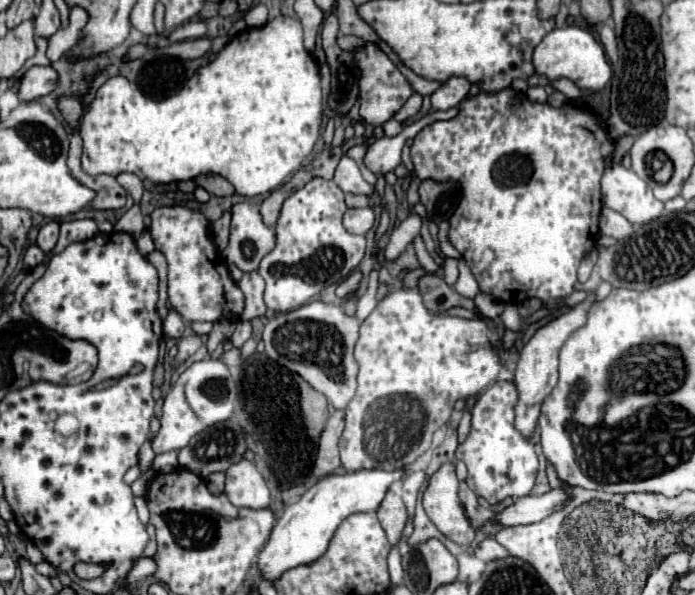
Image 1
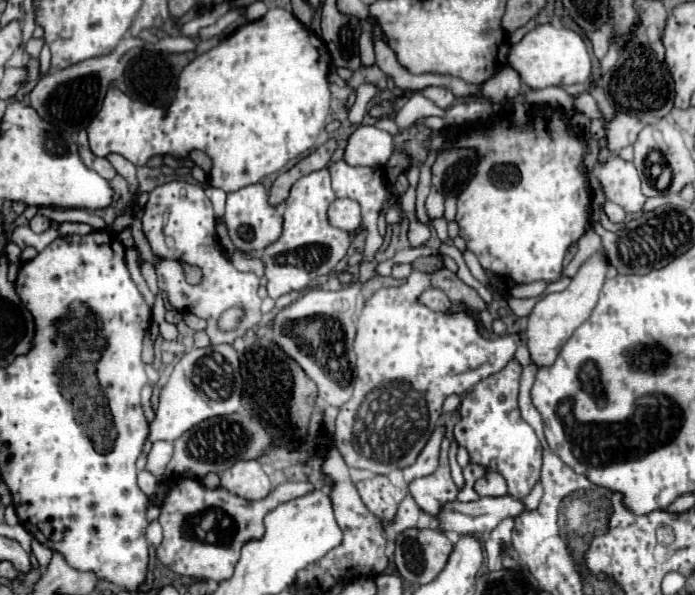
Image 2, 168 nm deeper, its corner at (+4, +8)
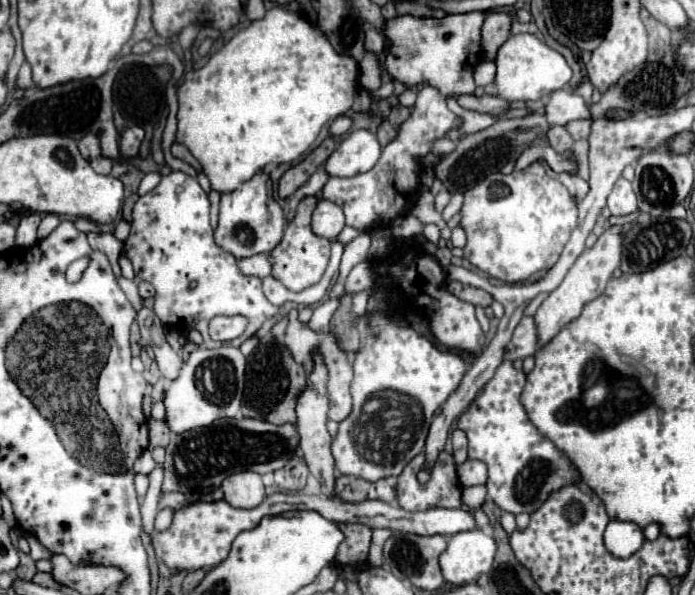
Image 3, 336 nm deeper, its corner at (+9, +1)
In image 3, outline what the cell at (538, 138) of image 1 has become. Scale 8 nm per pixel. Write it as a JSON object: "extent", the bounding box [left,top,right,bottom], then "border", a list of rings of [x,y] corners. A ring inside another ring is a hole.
{"extent":[461,163,577,283],"border":[[[531,163],[525,171],[515,171],[511,175],[487,175],[479,185],[467,191],[461,215],[461,225],[467,231],[467,245],[463,251],[469,263],[495,279],[519,283],[527,281],[537,271],[549,269],[559,259],[571,231],[577,225],[577,203],[571,199],[565,185],[547,177],[541,163]]]}

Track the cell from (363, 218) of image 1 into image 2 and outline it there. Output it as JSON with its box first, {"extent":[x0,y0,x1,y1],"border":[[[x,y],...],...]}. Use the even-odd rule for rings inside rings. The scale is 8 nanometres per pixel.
{"extent":[328,198,362,232],"border":[[[338,198],[328,208],[328,220],[332,226],[336,226],[340,230],[354,232],[362,224],[362,210],[360,210],[358,202],[354,202],[350,198]]]}

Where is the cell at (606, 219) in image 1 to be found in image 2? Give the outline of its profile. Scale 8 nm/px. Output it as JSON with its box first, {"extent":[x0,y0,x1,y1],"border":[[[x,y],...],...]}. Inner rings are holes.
{"extent":[602,200,624,224],"border":[[[606,200],[604,202],[604,206],[602,206],[602,210],[604,210],[604,214],[614,222],[614,224],[620,224],[620,222],[624,222],[624,210],[618,206],[618,204],[614,204],[614,202],[610,202],[610,200]]]}

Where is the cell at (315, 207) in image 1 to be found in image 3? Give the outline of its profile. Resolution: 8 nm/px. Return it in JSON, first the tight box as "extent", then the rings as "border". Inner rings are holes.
{"extent":[269,197,331,291],"border":[[[305,197],[299,203],[293,223],[289,223],[281,243],[269,253],[269,259],[273,265],[273,277],[277,277],[291,291],[303,291],[303,289],[315,285],[323,277],[327,263],[329,263],[329,255],[331,255],[329,239],[317,237],[311,231],[311,213],[313,213],[315,205],[317,205],[317,197]]]}

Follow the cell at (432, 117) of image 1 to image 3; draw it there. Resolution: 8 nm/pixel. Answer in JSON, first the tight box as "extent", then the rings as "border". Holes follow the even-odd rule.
{"extent":[325,129,381,177],"border":[[[365,129],[349,133],[343,143],[325,161],[325,171],[329,177],[353,177],[357,173],[369,171],[381,155],[381,145],[377,137]]]}

